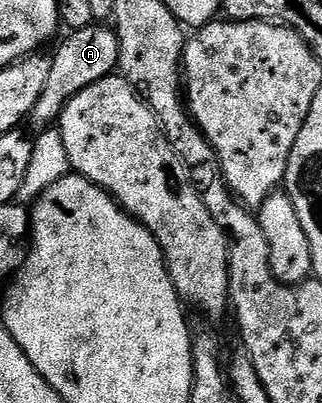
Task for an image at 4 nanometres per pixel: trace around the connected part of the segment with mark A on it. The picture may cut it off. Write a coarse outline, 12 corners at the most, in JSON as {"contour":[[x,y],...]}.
{"contour":[[95,23],[52,53],[28,121],[53,126],[84,87],[118,68],[118,35]]}

